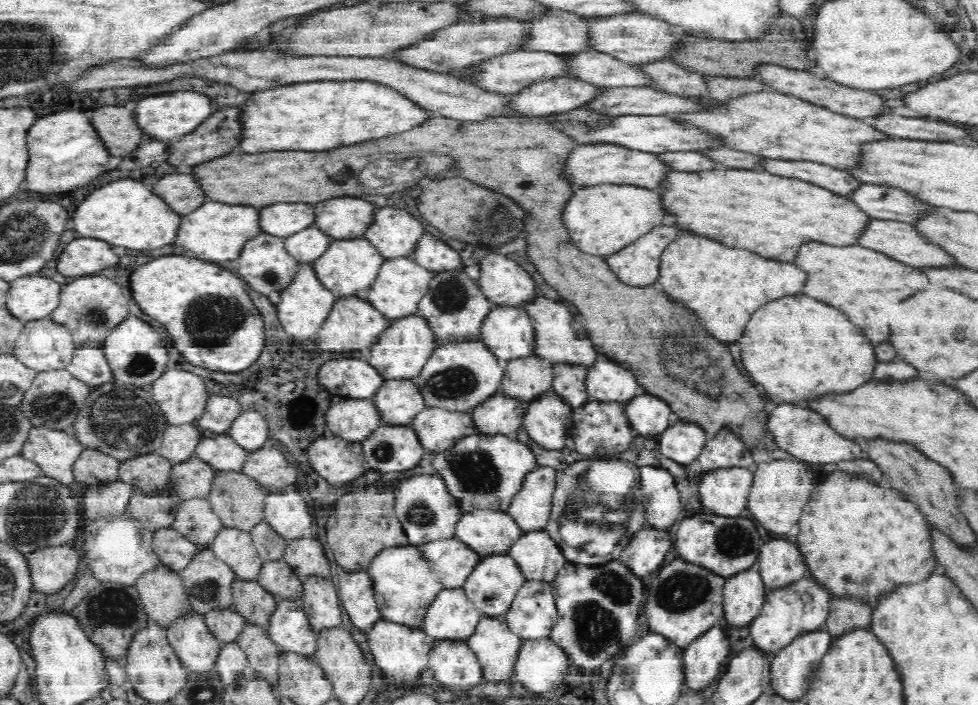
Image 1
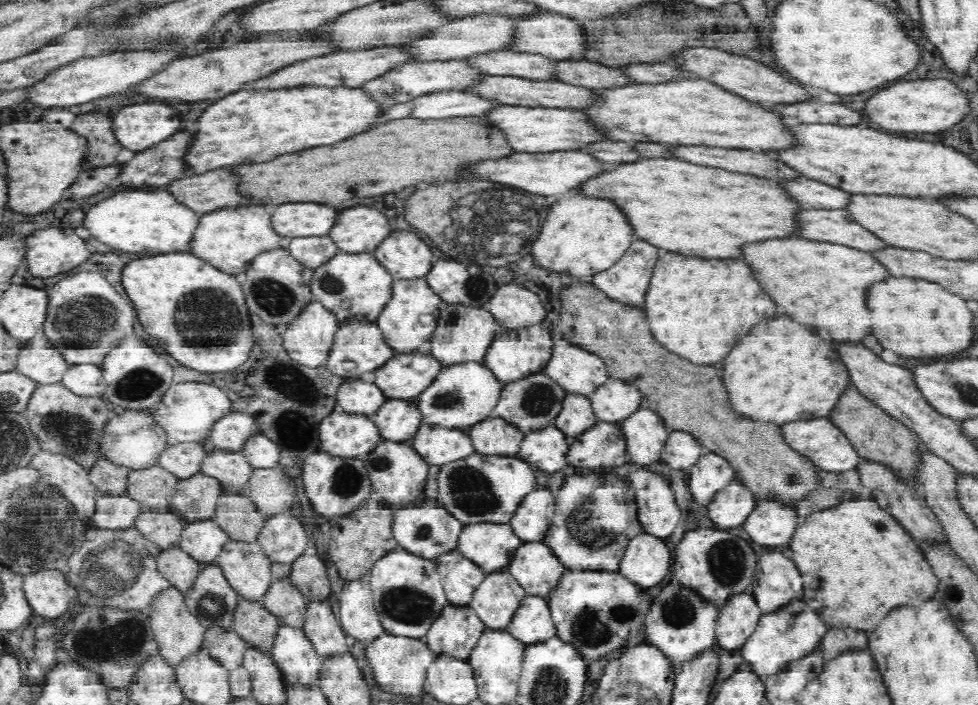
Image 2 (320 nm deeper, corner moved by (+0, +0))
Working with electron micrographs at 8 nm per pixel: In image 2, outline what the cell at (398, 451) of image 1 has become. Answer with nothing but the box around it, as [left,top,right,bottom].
[362,440,429,508]

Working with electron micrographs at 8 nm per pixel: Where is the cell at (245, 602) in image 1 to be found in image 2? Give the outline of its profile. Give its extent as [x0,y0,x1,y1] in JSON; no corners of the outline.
[230,596,281,655]

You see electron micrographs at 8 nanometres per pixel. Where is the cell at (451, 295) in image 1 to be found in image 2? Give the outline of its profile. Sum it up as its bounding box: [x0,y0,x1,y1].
[426,301,502,365]

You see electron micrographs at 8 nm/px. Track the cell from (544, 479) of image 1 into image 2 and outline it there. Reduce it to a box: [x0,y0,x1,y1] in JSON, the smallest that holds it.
[509,488,556,542]

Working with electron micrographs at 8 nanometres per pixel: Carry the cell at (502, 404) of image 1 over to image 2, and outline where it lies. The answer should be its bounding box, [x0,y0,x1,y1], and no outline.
[468,415,525,454]

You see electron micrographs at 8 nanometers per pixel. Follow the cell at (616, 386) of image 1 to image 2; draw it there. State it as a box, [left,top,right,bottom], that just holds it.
[591,377,643,421]

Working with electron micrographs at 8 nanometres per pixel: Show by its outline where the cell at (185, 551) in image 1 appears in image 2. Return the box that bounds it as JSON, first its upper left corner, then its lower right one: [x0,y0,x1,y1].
[157,546,203,592]

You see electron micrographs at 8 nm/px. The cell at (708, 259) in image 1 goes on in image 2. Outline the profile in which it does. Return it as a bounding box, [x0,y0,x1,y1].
[643,252,778,364]

